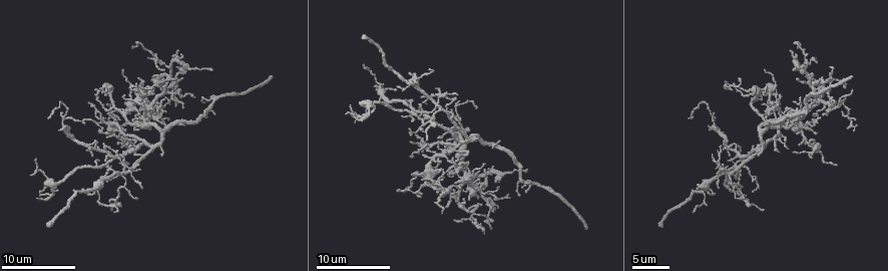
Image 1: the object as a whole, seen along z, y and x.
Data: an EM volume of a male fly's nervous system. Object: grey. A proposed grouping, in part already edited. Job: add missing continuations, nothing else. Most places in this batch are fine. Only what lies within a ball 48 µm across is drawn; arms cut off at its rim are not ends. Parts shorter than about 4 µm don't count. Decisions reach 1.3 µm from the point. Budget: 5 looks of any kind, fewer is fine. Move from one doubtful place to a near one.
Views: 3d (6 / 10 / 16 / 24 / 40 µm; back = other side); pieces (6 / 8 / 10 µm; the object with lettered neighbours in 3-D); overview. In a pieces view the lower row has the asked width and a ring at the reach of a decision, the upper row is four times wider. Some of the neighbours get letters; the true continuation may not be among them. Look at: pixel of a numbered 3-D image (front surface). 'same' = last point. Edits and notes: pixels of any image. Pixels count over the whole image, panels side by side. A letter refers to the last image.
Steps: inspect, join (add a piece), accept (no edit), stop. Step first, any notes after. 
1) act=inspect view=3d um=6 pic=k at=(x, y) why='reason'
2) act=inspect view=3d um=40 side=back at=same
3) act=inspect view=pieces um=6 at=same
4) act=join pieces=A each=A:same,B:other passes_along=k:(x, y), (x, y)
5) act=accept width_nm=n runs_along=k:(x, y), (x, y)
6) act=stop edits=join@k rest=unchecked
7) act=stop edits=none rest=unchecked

act=inspect view=pieces um=10 pic=1 at=(412, 157) why='free end'

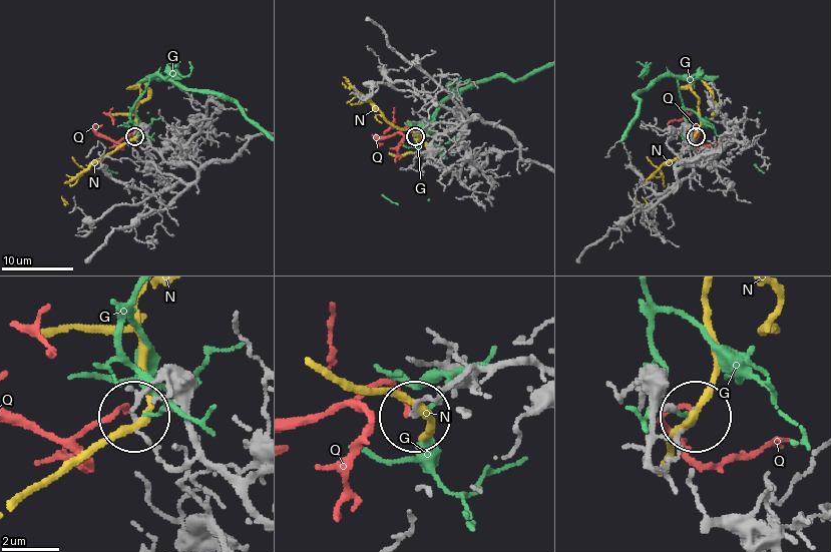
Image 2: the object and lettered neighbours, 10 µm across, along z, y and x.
act=accept each=G:other,N:other,Q:other runs_along=2:(256, 513), (205, 468), (169, 463), (140, 434), (133, 415) found='none of them fits'

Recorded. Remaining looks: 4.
act=inspect view=pieces um=10 pic=1 at=(810, 139) why='an open end'

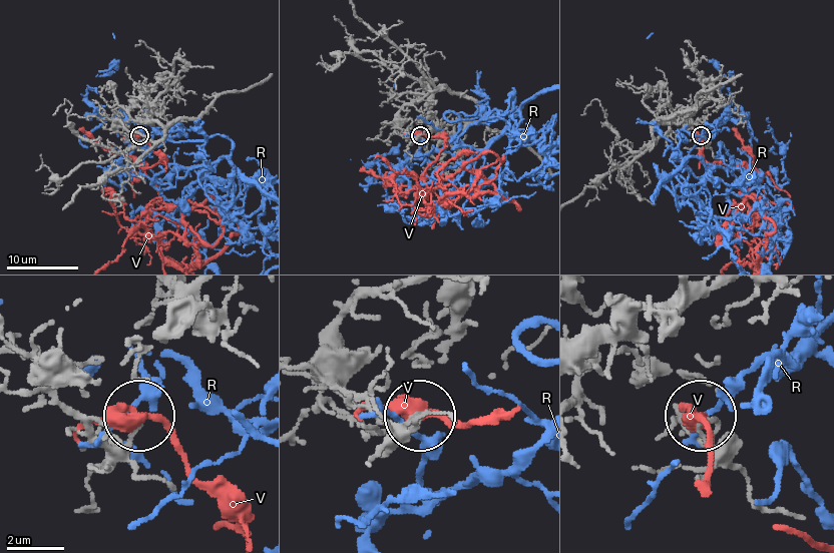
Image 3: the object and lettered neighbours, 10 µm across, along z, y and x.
act=accept width_nm=120 each=R:other,V:other found='no lettered piece goes on from it'

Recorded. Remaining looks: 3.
act=inspect view=3d um=6 pic=1 at=(467, 155) why='free end'

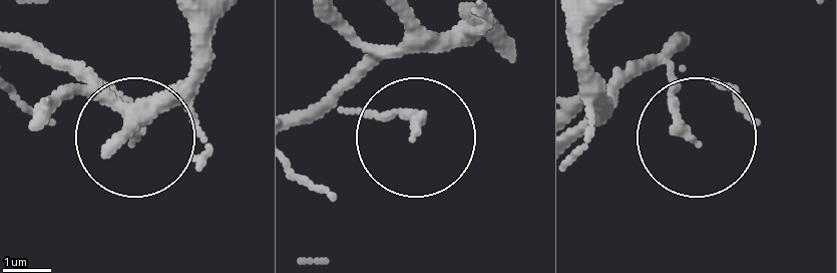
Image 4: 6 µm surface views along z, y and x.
act=inspect view=pieces um=6 pic=4 at=(690, 139)

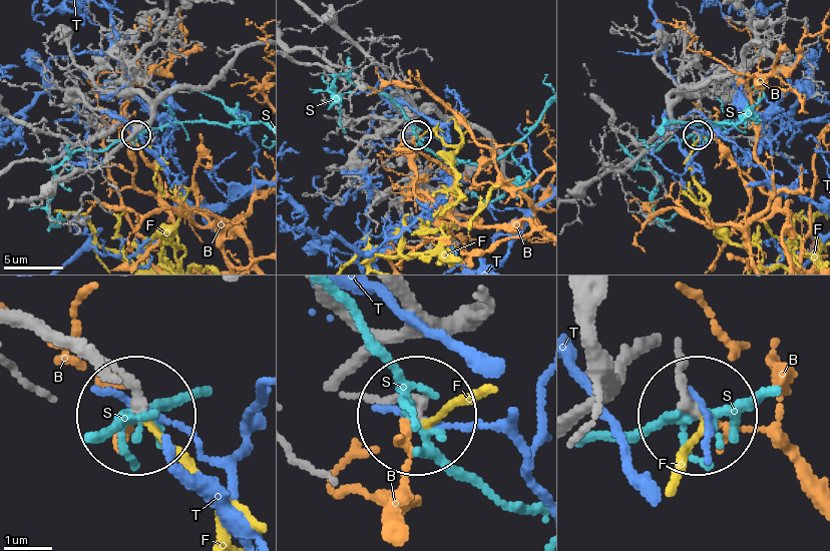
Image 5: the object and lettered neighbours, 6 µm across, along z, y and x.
act=accept each=B:other,F:other,S:other,T:other found='none of them fits'

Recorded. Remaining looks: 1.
act=stop edits=none rest=unchecked

